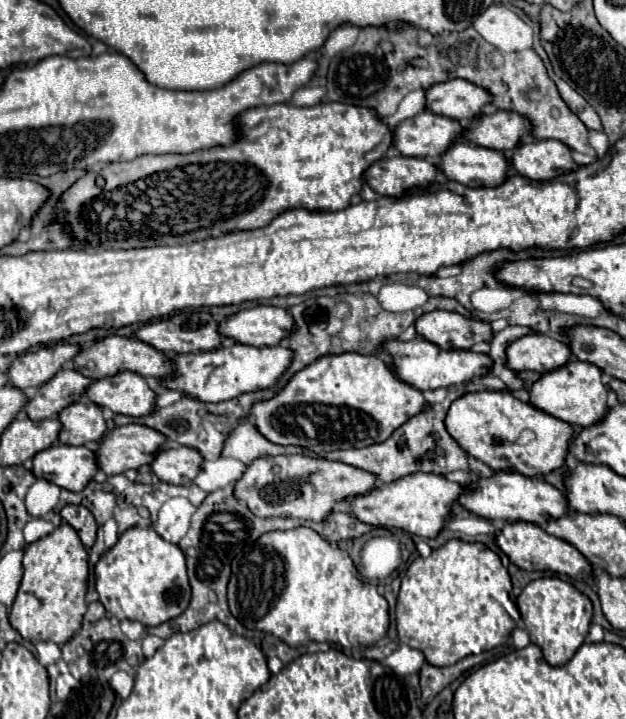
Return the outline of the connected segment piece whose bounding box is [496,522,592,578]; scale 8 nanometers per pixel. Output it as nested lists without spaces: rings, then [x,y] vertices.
[[[512,522],[512,524],[506,524],[506,528],[496,536],[496,544],[506,552],[506,556],[516,566],[520,566],[524,570],[550,570],[550,572],[566,574],[570,578],[576,578],[578,574],[582,574],[584,578],[590,578],[592,576],[592,566],[580,554],[580,550],[576,550],[566,540],[548,534],[546,530],[542,530],[536,524],[528,524],[528,522]]]

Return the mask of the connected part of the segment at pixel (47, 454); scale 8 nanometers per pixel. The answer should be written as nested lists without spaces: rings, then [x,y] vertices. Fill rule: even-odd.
[[[56,444],[34,456],[34,474],[70,492],[80,492],[98,472],[96,452],[86,446]]]

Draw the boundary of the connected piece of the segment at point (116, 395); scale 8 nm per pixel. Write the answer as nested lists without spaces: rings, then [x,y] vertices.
[[[120,372],[110,378],[94,380],[88,386],[86,396],[102,408],[110,408],[118,414],[134,418],[152,414],[156,410],[158,398],[148,382],[134,372]]]

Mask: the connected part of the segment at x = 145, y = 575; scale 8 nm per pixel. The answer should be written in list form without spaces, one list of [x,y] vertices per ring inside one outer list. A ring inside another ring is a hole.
[[[152,528],[126,530],[114,548],[96,564],[96,590],[106,612],[118,620],[136,620],[144,626],[158,626],[180,616],[190,606],[190,584],[184,552],[158,536]]]

